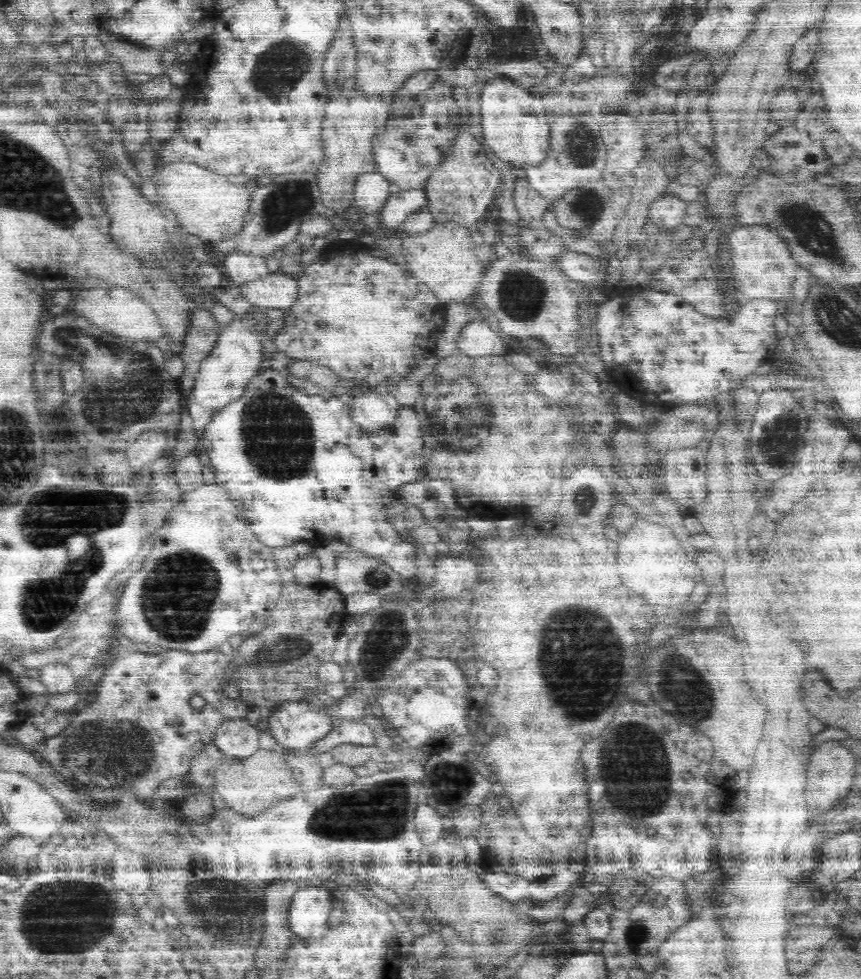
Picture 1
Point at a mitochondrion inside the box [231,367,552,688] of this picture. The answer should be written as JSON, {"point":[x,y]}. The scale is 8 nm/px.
{"point":[273,425]}

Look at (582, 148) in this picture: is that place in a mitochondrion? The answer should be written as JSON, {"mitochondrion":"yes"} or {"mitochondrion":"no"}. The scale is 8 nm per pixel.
{"mitochondrion":"yes"}

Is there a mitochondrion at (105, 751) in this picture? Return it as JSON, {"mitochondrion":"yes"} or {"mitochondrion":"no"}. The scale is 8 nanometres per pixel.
{"mitochondrion":"yes"}

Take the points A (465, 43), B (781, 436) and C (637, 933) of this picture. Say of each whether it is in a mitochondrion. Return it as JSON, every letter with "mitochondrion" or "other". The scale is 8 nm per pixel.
{"A":"other","B":"mitochondrion","C":"mitochondrion"}

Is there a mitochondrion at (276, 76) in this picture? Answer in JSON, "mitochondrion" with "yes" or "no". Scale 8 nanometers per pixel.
{"mitochondrion":"yes"}

